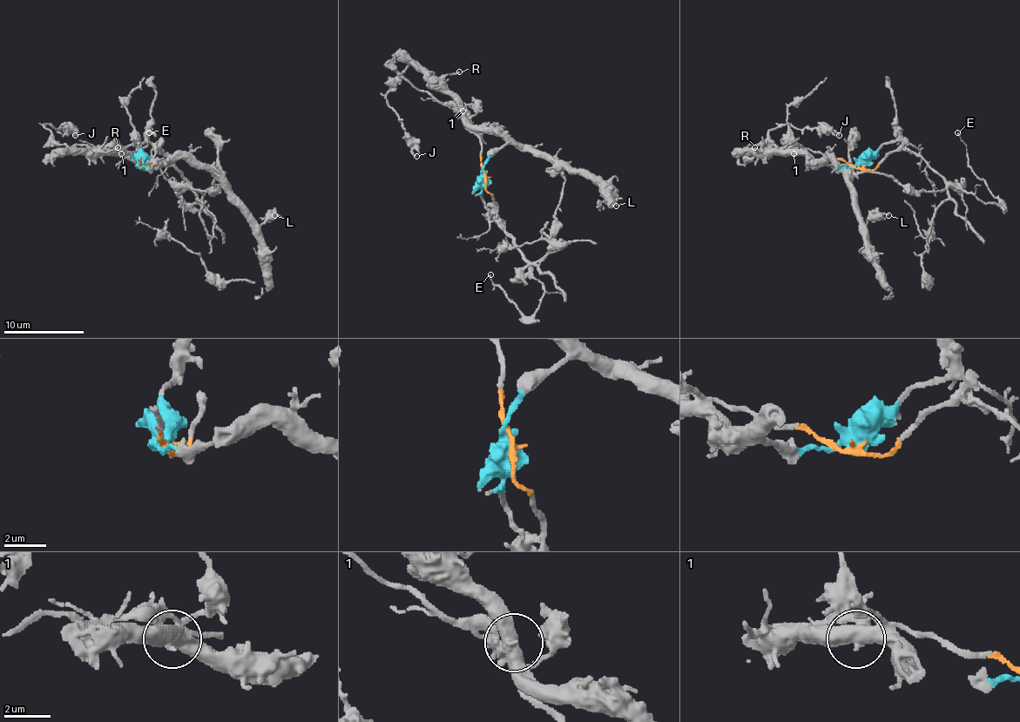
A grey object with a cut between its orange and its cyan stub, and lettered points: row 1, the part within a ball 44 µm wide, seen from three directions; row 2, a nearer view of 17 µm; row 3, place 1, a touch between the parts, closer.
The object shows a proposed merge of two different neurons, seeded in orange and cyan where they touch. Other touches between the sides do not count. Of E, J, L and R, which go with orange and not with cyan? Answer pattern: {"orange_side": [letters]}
{"orange_side": ["E"]}

